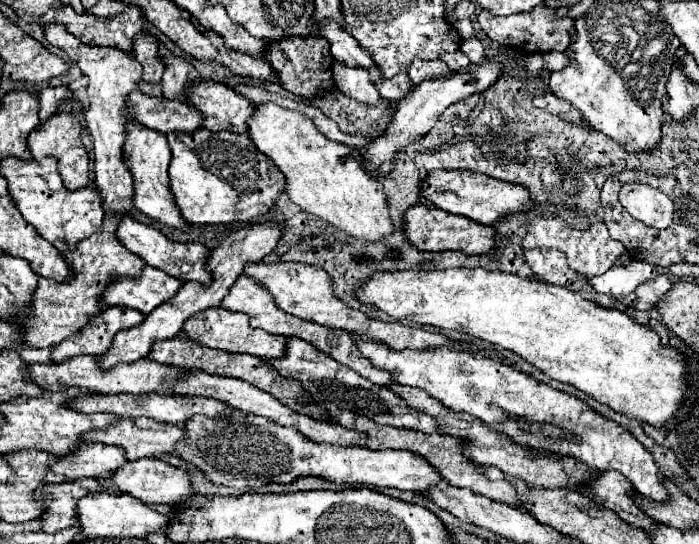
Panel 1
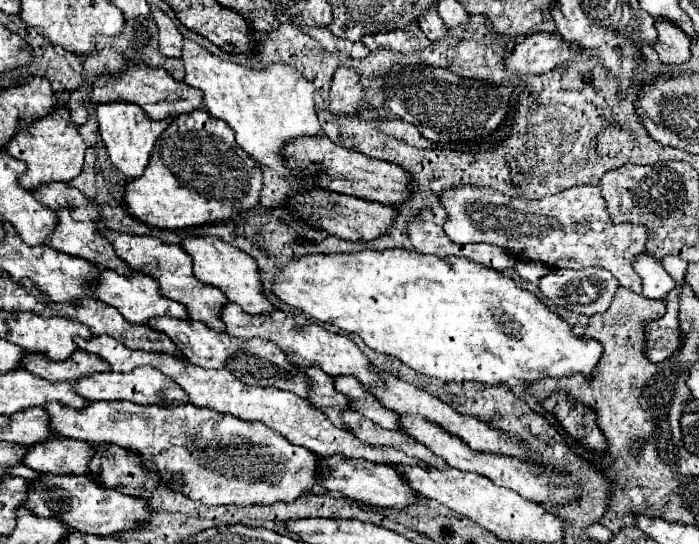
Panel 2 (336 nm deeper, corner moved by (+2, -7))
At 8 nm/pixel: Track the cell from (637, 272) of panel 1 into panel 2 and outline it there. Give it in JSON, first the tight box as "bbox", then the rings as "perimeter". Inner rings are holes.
{"bbox":[539,267,619,315],"perimeter":[[[585,267],[585,269],[551,269],[549,275],[545,275],[539,281],[539,287],[543,291],[543,297],[549,299],[553,307],[569,309],[581,315],[595,315],[605,313],[619,289],[619,281],[601,267]]]}

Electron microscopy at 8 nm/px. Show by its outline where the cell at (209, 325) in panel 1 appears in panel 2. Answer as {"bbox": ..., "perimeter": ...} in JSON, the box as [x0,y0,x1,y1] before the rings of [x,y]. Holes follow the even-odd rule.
{"bbox":[97,269,189,325],"perimeter":[[[109,269],[101,271],[101,291],[97,291],[97,299],[115,307],[129,323],[137,323],[137,325],[147,325],[149,319],[157,319],[157,317],[165,317],[165,315],[189,321],[187,307],[183,307],[181,303],[177,303],[173,299],[163,297],[159,291],[157,279],[149,277],[145,273],[137,273],[137,271],[133,275],[117,275]]]}

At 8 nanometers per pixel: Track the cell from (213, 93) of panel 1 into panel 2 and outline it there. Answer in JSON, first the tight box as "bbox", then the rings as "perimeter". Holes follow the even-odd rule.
{"bbox":[89,67,203,119],"perimeter":[[[129,67],[115,79],[99,77],[93,85],[93,93],[89,97],[91,103],[113,103],[113,101],[127,101],[139,105],[151,119],[167,119],[181,113],[191,113],[203,105],[203,95],[199,89],[185,85],[183,81],[175,81],[165,69],[157,67]]]}

